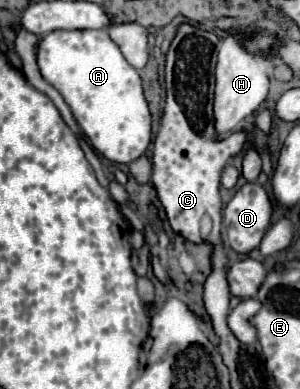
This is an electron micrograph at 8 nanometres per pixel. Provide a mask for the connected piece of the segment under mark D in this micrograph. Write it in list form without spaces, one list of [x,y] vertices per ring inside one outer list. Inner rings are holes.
[[[246,182],[224,208],[226,244],[236,252],[258,248],[272,218],[272,202],[258,182]]]

